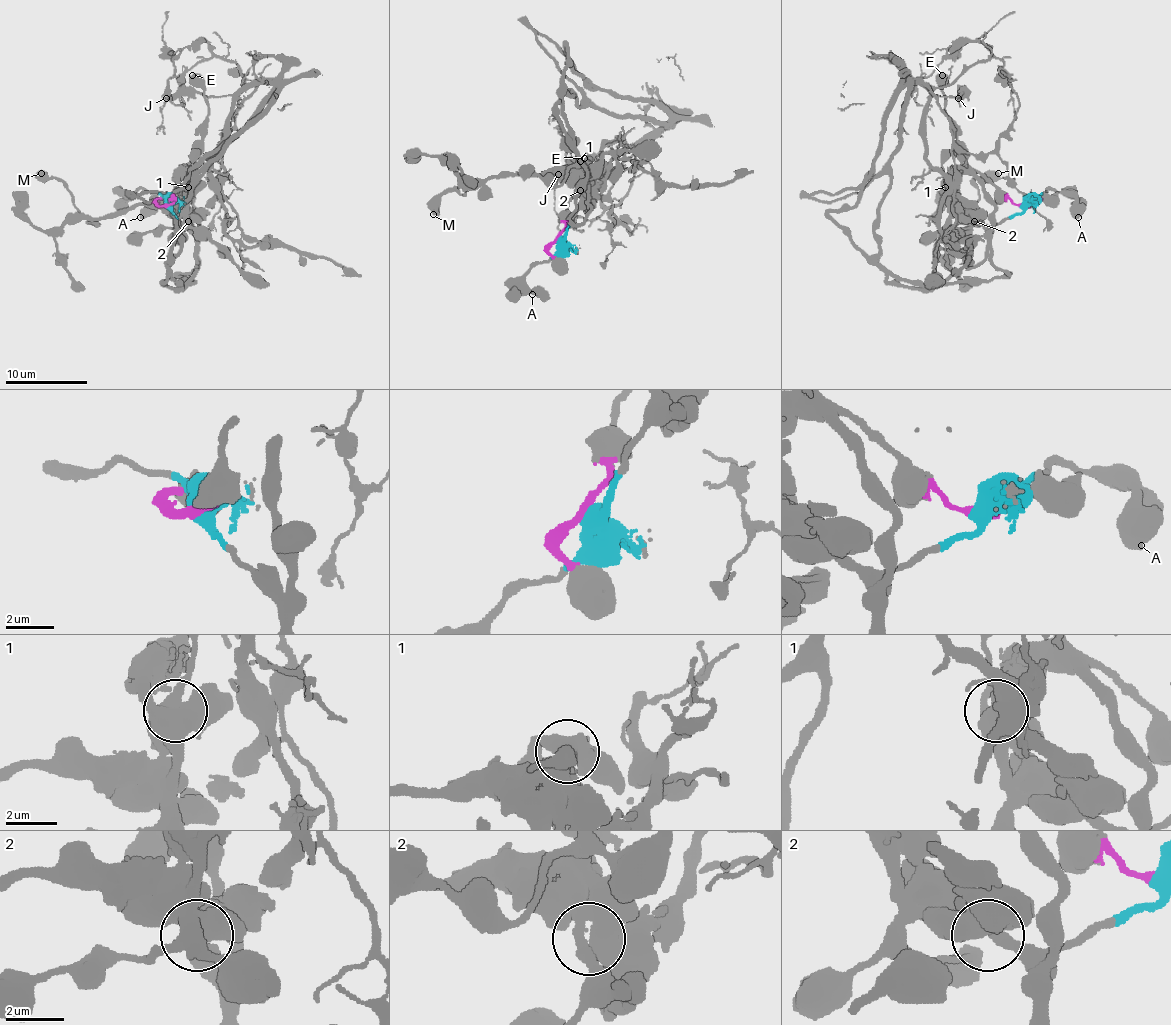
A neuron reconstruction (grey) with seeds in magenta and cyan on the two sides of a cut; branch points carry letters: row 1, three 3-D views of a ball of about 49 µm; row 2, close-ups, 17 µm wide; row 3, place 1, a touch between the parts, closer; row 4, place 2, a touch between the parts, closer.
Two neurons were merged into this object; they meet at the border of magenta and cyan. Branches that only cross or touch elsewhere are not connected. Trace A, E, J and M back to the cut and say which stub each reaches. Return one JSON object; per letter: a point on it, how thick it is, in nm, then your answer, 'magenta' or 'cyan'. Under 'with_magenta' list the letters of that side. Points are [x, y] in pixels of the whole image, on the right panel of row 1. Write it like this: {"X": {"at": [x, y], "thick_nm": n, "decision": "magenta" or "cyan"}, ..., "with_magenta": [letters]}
{"A": {"at": [1078, 217], "thick_nm": 550, "decision": "cyan"}, "E": {"at": [942, 75], "thick_nm": 700, "decision": "magenta"}, "J": {"at": [958, 98], "thick_nm": 400, "decision": "magenta"}, "M": {"at": [998, 173], "thick_nm": 650, "decision": "cyan"}, "with_magenta": ["E", "J"]}

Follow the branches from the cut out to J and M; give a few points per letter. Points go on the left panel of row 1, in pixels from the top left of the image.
J: (165, 205), (173, 201), (175, 180), (183, 172), (179, 185), (206, 183), (233, 97), (175, 93), (165, 99)
M: (165, 205), (186, 225), (188, 223), (165, 207), (132, 205), (102, 217), (87, 217), (61, 180), (40, 172)

